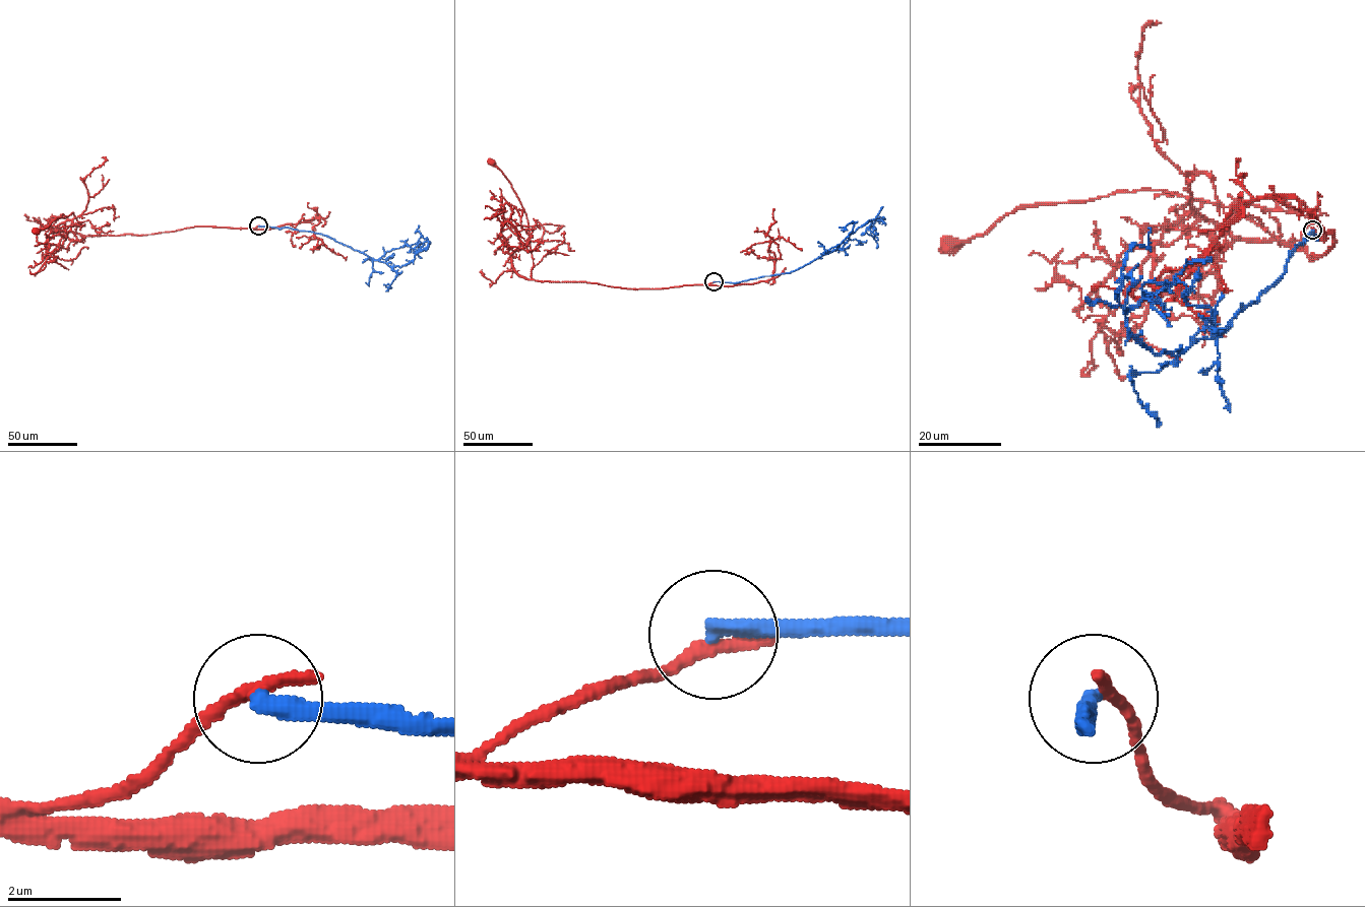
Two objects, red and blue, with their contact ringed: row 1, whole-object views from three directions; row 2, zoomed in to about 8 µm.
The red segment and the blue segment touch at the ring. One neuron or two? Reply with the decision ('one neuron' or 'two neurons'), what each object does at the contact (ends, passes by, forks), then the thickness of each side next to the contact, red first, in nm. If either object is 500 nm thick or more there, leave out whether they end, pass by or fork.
two neurons; red ends there; blue ends there; 300 nm thick on the red side, 280 nm on the other

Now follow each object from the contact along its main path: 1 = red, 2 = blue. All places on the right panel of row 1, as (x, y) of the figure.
1: (1313, 230), (1321, 238), (1334, 232), (1334, 243), (1311, 260), (1236, 209), (1137, 190), (1016, 208), (950, 245)
2: (1312, 230), (1258, 299), (1174, 355), (1133, 337), (1116, 300), (1126, 252), (1148, 246), (1149, 229)

